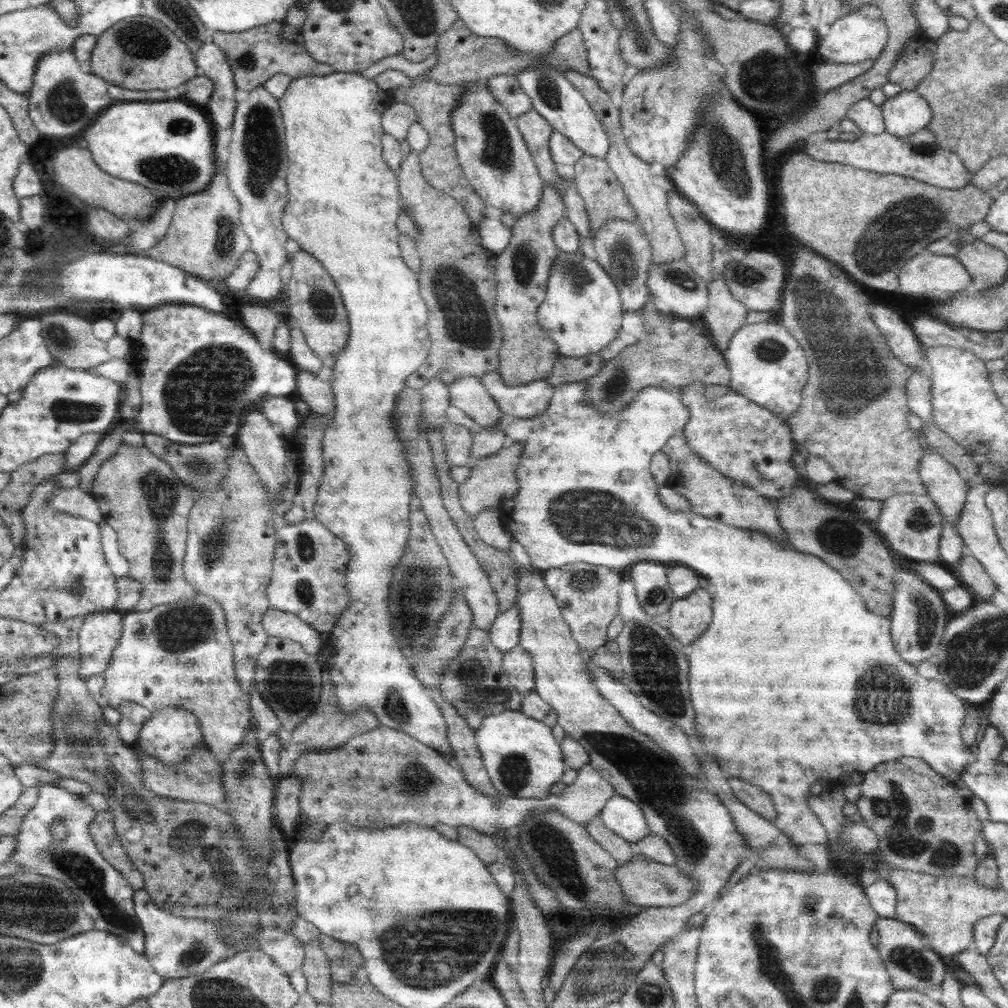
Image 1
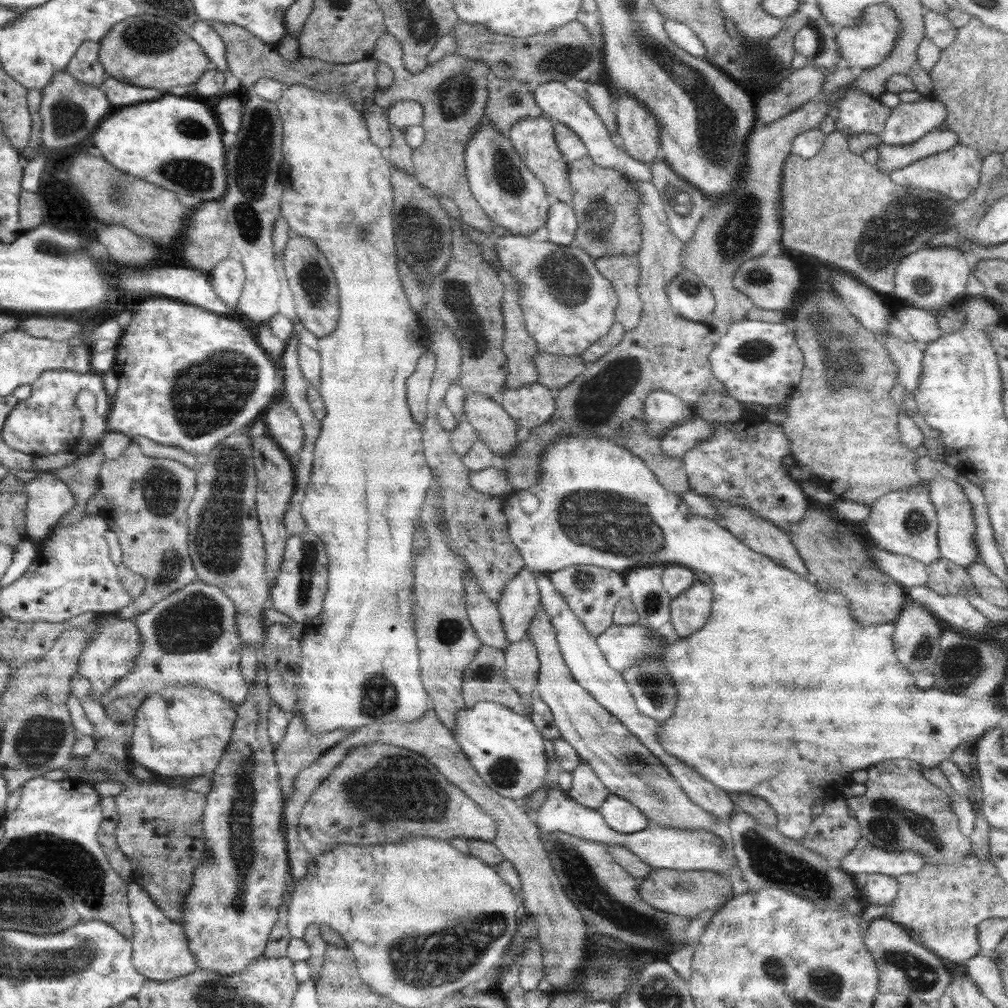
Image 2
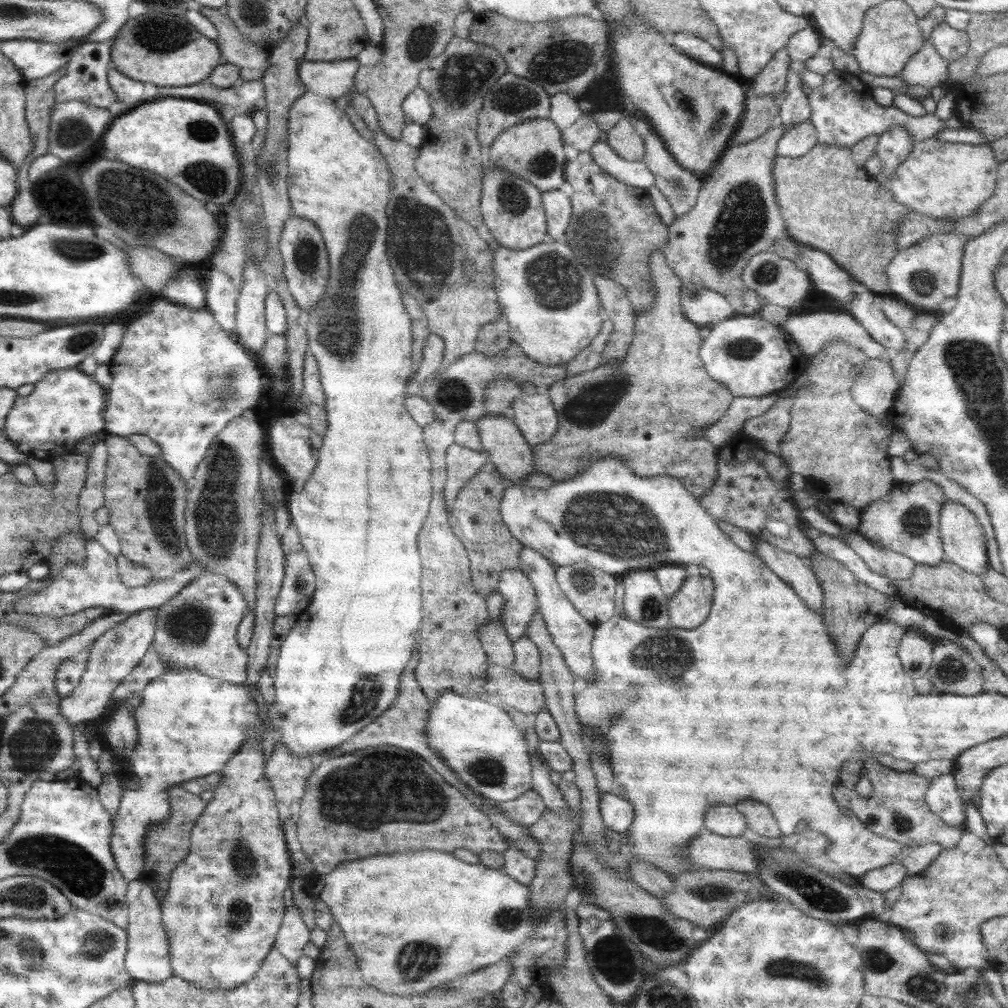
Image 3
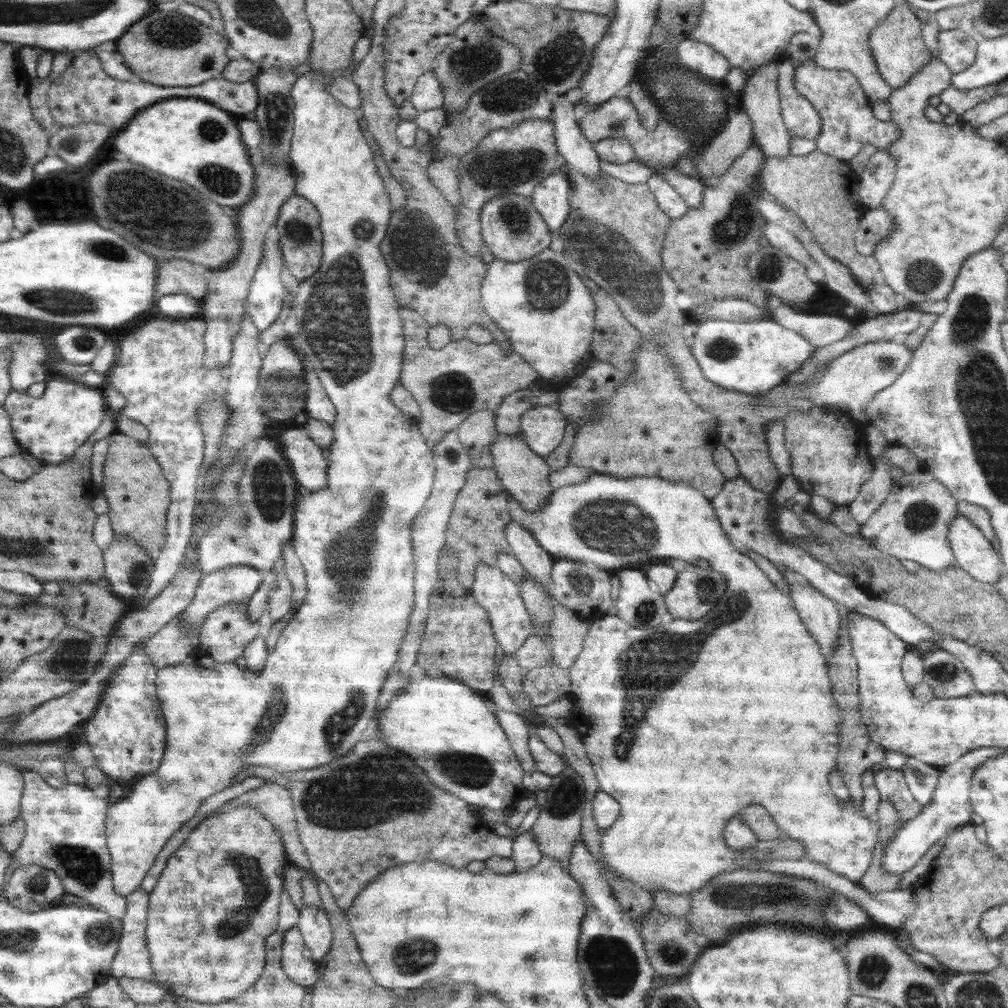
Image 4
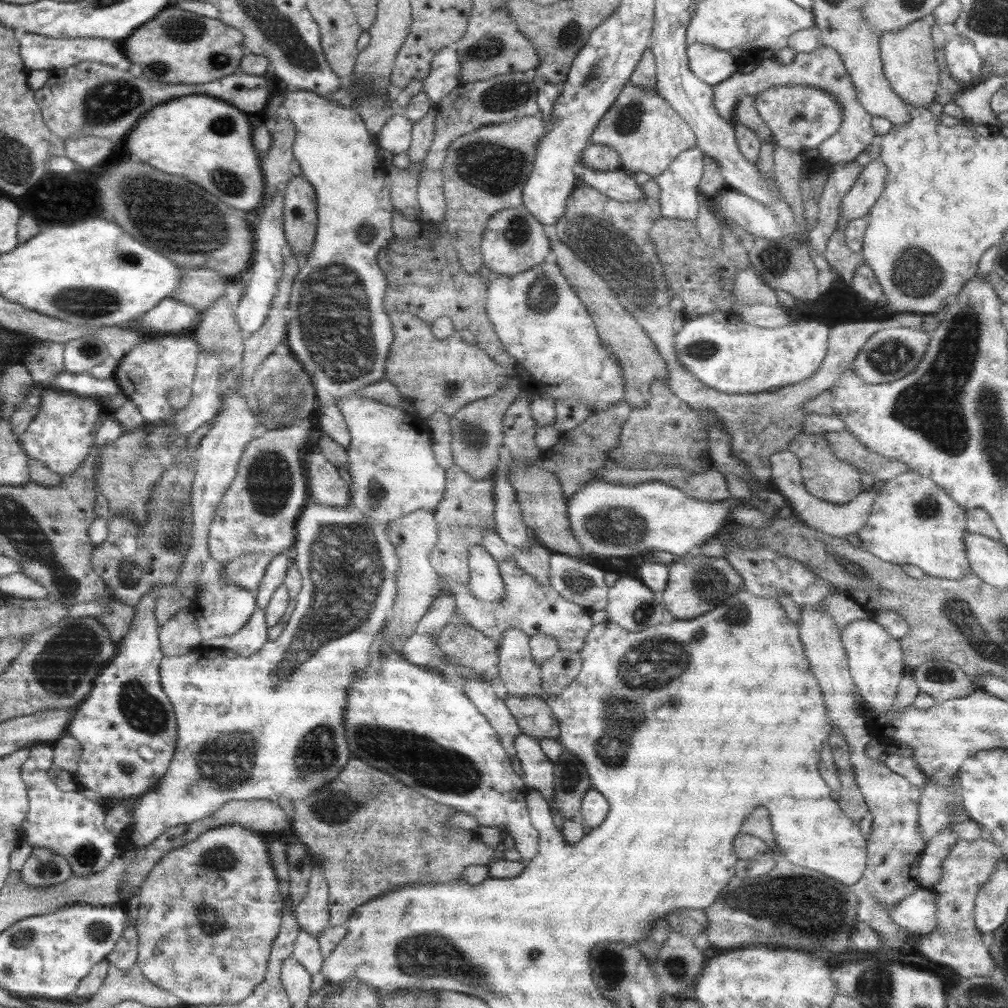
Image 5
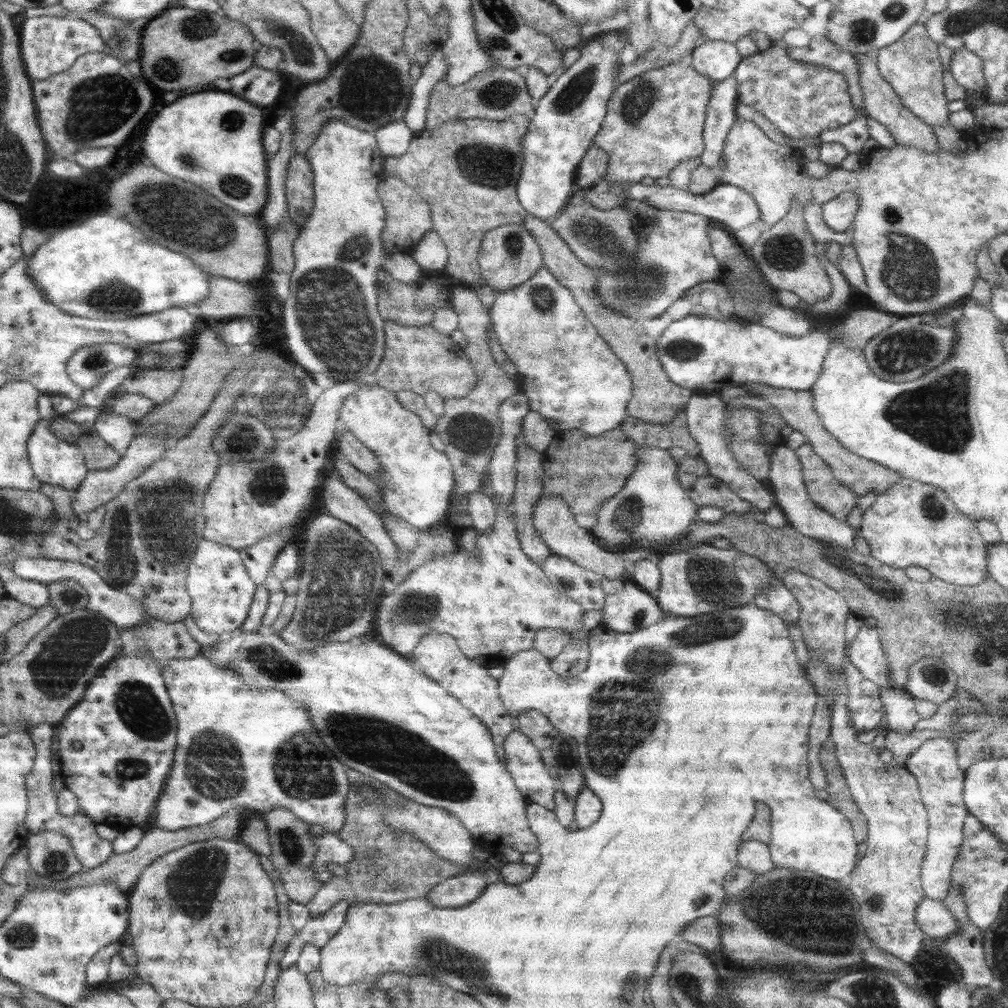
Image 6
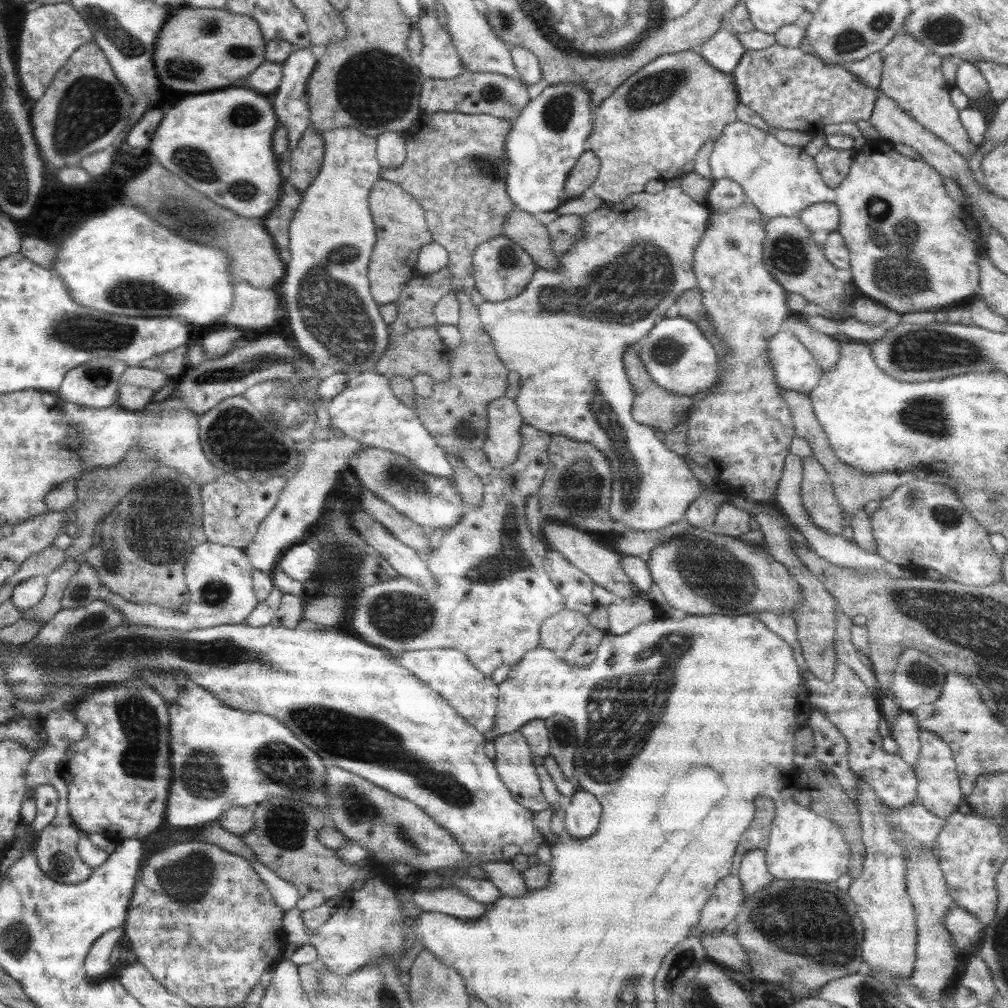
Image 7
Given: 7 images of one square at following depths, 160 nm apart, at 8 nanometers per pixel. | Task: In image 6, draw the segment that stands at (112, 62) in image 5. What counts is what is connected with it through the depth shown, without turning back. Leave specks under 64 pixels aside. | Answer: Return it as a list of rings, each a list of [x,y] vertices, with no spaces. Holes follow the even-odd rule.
[[[72,14],[66,16],[36,16],[28,18],[22,24],[20,37],[21,57],[28,76],[32,82],[42,83],[50,75],[66,72],[76,59],[87,52],[104,52],[108,48],[104,39],[94,25],[74,17]]]

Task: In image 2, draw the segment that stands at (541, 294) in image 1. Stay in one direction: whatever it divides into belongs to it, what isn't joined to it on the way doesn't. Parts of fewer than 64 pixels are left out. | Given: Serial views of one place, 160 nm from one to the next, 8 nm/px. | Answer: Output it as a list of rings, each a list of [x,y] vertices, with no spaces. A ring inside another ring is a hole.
[[[500,267],[497,272],[500,283],[504,286],[503,300],[501,304],[501,311],[503,314],[503,321],[505,326],[503,351],[508,359],[508,376],[506,377],[506,387],[520,388],[524,385],[535,383],[539,379],[539,373],[536,372],[534,360],[532,357],[540,354],[536,341],[528,334],[525,327],[524,317],[520,304],[518,304],[518,291],[520,286],[516,284],[516,279],[510,271],[504,270]]]

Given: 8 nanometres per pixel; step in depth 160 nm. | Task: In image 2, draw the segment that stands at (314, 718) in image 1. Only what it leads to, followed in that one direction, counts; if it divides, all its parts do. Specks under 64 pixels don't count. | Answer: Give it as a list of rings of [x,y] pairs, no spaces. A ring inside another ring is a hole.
[[[293,713],[284,739],[275,746],[274,760],[278,779],[284,798],[293,793],[296,776],[314,763],[325,750],[334,747],[342,741],[351,730],[332,730],[322,736],[312,736],[306,732],[302,716]]]

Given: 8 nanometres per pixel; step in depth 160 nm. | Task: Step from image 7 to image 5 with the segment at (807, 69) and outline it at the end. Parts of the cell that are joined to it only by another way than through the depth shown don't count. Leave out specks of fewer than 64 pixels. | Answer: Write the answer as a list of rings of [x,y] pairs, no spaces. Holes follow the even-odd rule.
[[[771,86],[760,94],[755,94],[754,98],[756,110],[770,128],[776,145],[794,152],[804,153],[812,148],[817,149],[819,144],[837,133],[844,122],[842,104],[829,92],[813,86]]]

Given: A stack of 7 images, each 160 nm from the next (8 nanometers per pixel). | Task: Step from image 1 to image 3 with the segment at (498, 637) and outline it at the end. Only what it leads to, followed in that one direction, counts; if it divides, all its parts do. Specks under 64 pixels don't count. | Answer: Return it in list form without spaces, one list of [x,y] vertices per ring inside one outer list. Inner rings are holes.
[[[519,568],[504,569],[497,590],[504,601],[503,627],[514,642],[526,634],[537,610],[537,596],[530,579]]]

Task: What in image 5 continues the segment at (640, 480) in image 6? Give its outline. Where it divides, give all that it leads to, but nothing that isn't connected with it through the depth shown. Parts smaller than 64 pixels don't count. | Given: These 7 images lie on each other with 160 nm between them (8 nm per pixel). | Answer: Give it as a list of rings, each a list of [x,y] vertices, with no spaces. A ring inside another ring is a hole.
[[[594,480],[583,486],[567,500],[570,528],[576,540],[581,544],[585,556],[592,558],[622,558],[624,556],[649,555],[654,550],[664,550],[676,556],[695,557],[700,547],[719,536],[727,523],[730,507],[744,505],[742,500],[732,497],[724,502],[704,502],[696,500],[675,486],[662,481],[644,481],[643,483],[625,485],[612,484]]]

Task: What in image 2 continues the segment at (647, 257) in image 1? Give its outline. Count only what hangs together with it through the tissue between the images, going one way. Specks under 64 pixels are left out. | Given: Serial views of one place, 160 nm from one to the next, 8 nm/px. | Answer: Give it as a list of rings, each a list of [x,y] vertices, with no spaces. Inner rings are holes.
[[[637,256],[602,257],[595,260],[595,266],[616,292],[615,322],[619,322],[626,332],[636,328],[643,309],[638,294],[640,266]]]

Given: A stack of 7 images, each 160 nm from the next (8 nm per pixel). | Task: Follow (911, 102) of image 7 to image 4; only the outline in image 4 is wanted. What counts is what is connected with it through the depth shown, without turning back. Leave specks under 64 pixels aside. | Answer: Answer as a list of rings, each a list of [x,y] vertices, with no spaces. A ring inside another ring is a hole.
[[[896,4],[882,20],[882,24],[874,27],[869,34],[870,50],[876,61],[880,76],[891,86],[900,88],[911,76],[914,76],[928,61],[932,54],[922,40],[920,29],[922,22],[906,5]]]

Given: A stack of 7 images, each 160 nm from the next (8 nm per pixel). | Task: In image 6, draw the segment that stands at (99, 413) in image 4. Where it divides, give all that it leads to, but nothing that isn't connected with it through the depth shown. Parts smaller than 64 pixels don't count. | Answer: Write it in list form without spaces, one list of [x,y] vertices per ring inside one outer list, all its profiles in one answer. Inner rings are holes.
[[[41,419],[33,428],[32,434],[27,440],[27,453],[33,473],[42,483],[58,485],[62,488],[74,490],[81,485],[86,478],[87,472],[85,460],[81,450],[75,443],[57,438],[50,429],[50,419]]]

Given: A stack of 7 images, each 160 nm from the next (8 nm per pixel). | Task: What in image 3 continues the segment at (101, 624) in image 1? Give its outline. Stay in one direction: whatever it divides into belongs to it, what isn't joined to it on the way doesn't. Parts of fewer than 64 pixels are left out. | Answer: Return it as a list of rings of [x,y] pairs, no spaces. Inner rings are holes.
[[[152,608],[132,613],[126,620],[119,622],[95,640],[79,685],[70,695],[61,699],[58,706],[60,716],[70,723],[71,727],[80,723],[87,724],[108,712],[115,688],[134,670],[153,644],[158,611],[157,608]]]

